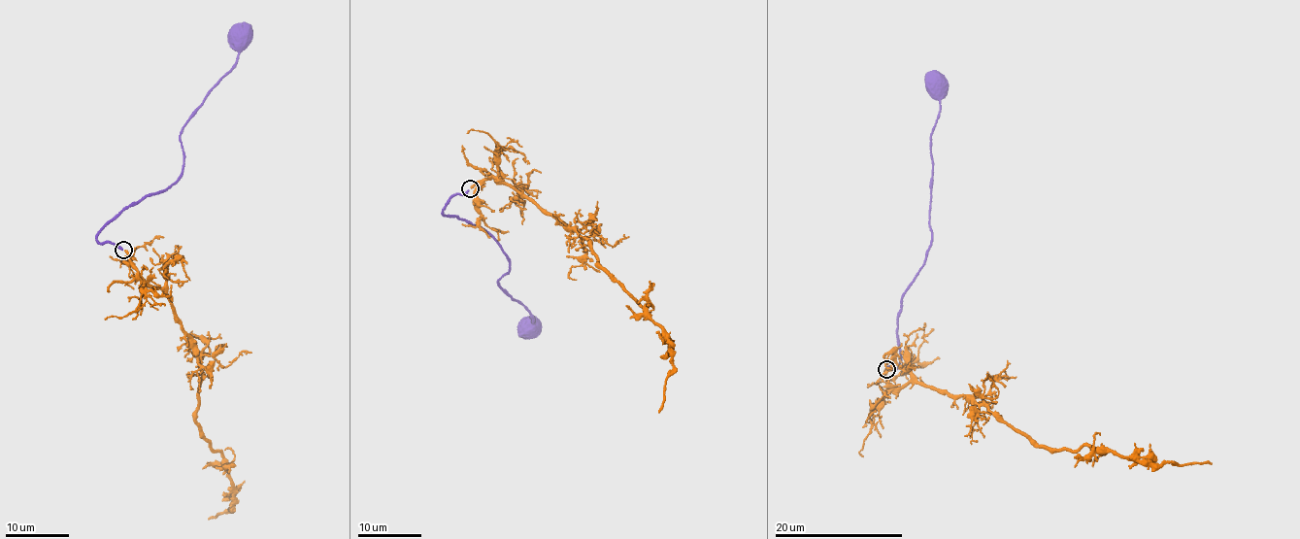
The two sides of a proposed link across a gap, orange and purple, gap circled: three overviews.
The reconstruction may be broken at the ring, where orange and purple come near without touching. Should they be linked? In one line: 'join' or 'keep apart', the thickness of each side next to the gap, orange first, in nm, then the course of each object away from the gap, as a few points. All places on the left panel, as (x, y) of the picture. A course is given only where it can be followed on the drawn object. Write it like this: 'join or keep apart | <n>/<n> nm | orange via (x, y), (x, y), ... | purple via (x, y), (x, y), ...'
join | 240/260 nm | orange via (124, 250), (164, 291), (196, 354), (195, 419), (223, 459), (234, 498), (229, 512), (209, 519) | purple via (122, 249), (97, 240), (97, 233), (123, 210), (176, 181), (182, 173), (180, 130), (235, 62), (241, 35)

